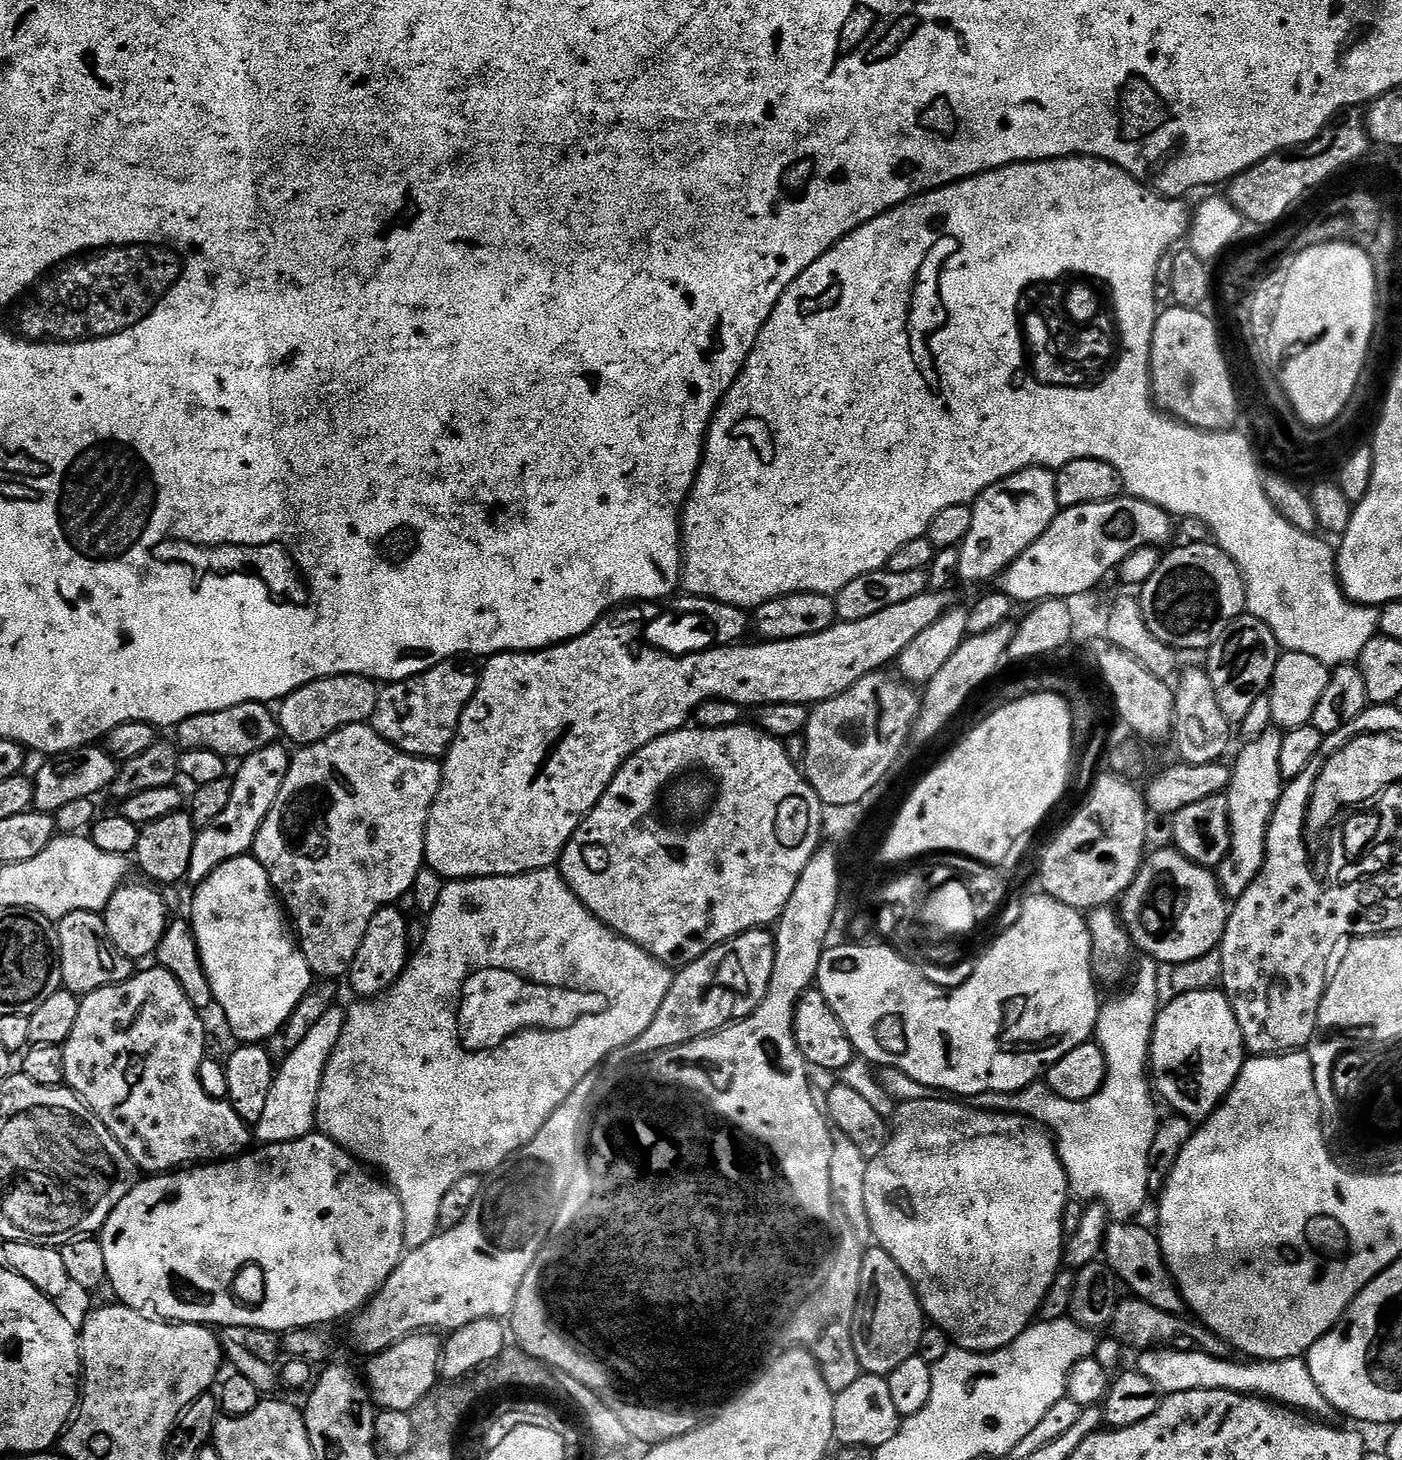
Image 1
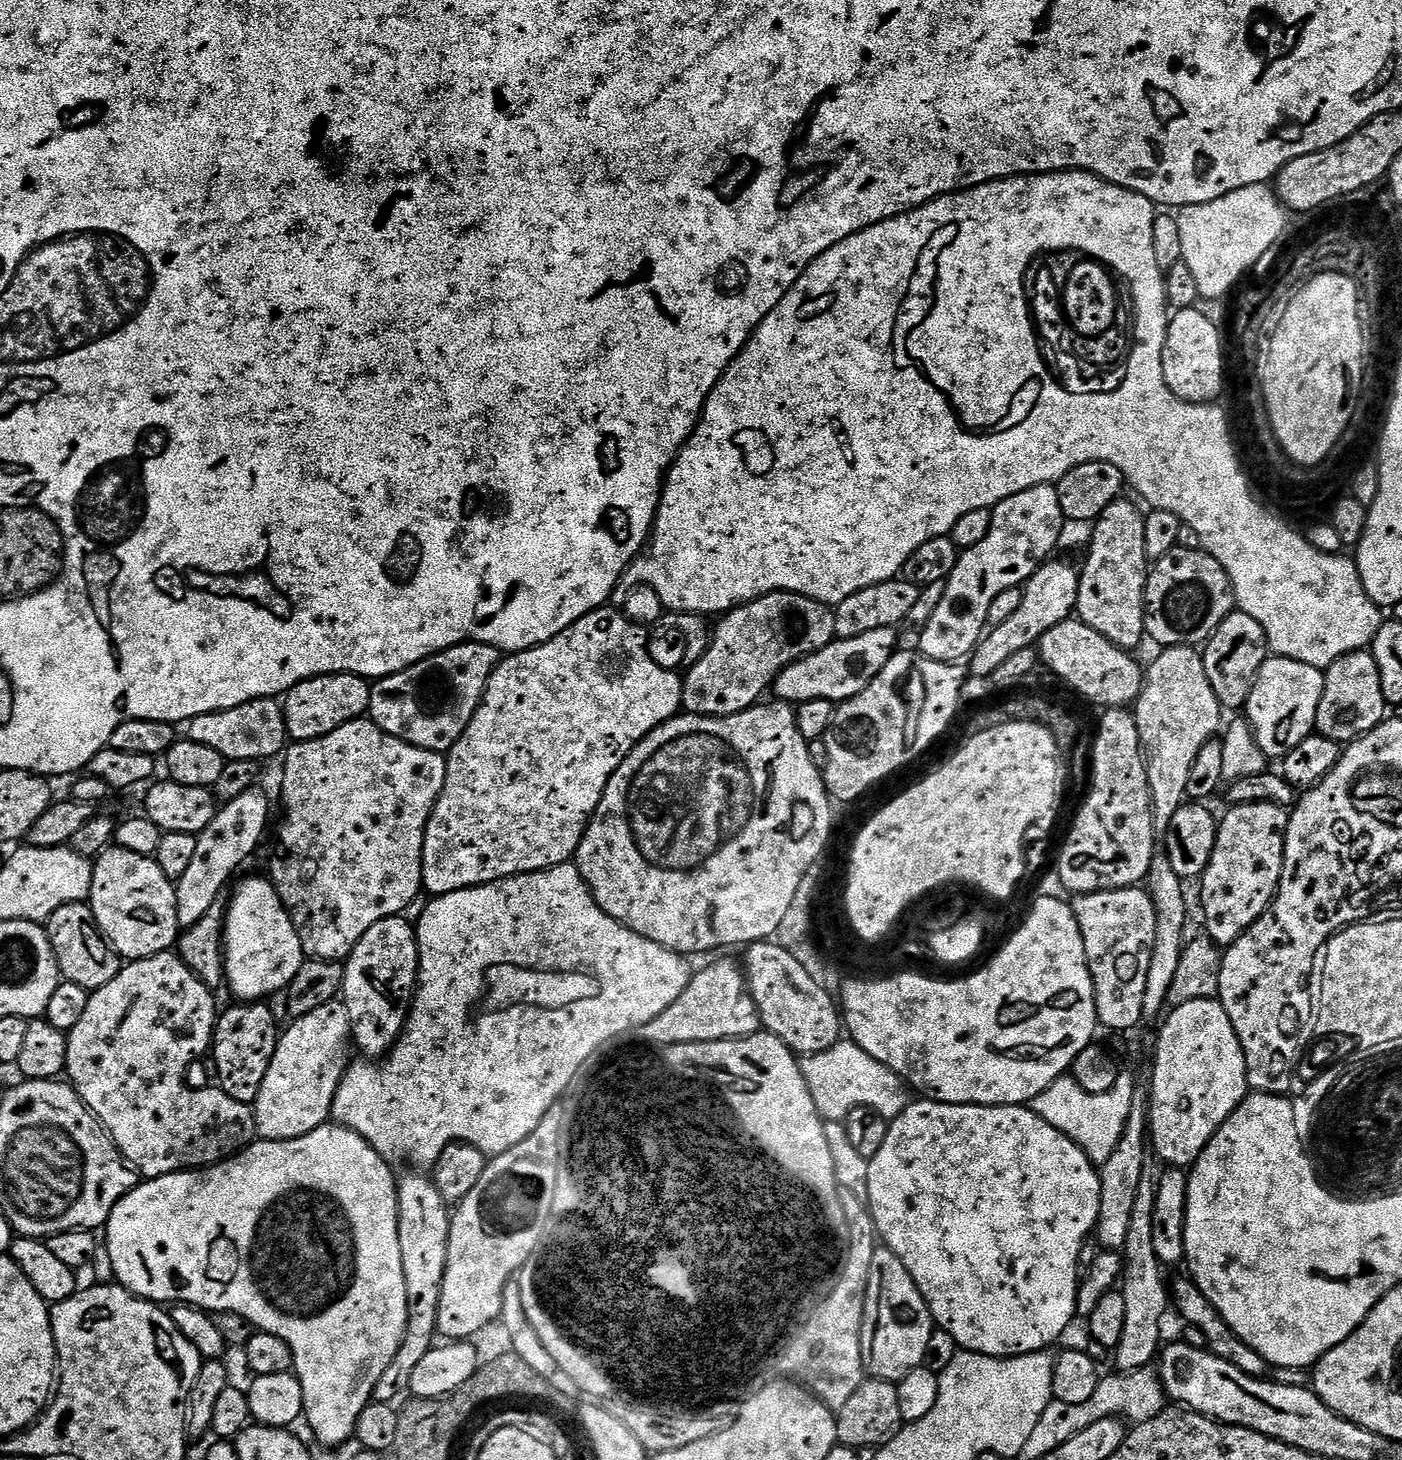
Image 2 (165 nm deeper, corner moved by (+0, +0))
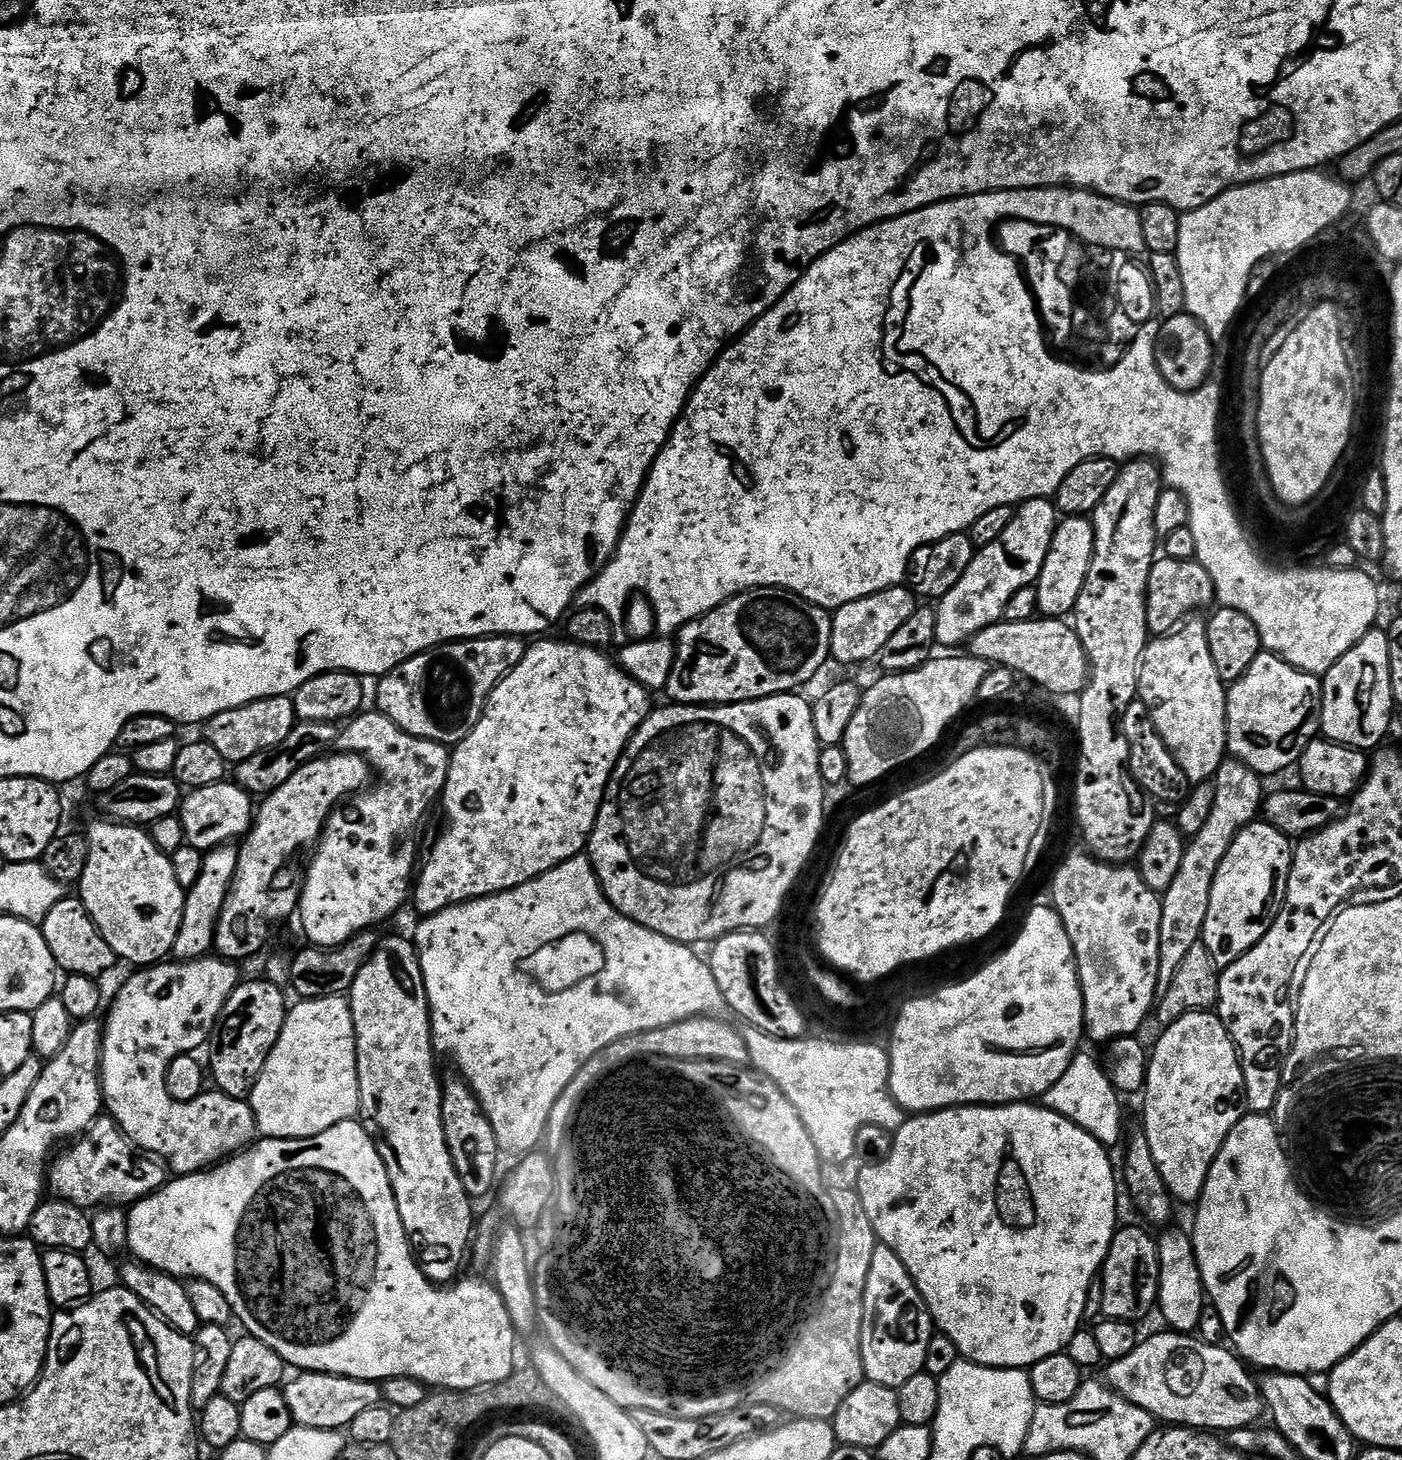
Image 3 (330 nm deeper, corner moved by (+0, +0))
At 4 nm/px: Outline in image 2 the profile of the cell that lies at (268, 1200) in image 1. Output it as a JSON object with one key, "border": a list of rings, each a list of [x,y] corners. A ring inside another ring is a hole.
{"border":[[[329,1122],[314,1129],[310,1134],[306,1134],[302,1138],[294,1138],[293,1140],[262,1140],[257,1139],[248,1145],[243,1152],[229,1156],[214,1164],[199,1170],[185,1170],[183,1172],[171,1172],[165,1176],[159,1176],[153,1180],[144,1180],[136,1185],[132,1191],[127,1192],[121,1200],[114,1206],[114,1210],[110,1214],[106,1225],[106,1233],[108,1232],[108,1241],[106,1247],[110,1254],[110,1262],[114,1262],[114,1274],[116,1275],[115,1283],[121,1288],[127,1288],[128,1291],[141,1296],[144,1300],[151,1300],[153,1304],[161,1306],[175,1306],[177,1304],[190,1304],[193,1308],[202,1308],[209,1314],[219,1314],[222,1312],[233,1312],[234,1314],[242,1314],[242,1318],[250,1318],[252,1325],[261,1332],[269,1332],[278,1338],[282,1338],[282,1342],[286,1342],[292,1351],[292,1362],[294,1365],[294,1375],[299,1378],[302,1386],[302,1394],[304,1395],[304,1414],[303,1419],[308,1420],[308,1424],[312,1427],[312,1432],[324,1444],[344,1444],[350,1441],[356,1434],[356,1423],[358,1422],[362,1410],[366,1405],[373,1403],[376,1387],[382,1378],[382,1374],[386,1374],[386,1366],[390,1366],[390,1362],[394,1362],[394,1356],[398,1354],[398,1350],[404,1342],[404,1335],[408,1326],[408,1291],[406,1290],[406,1274],[402,1270],[402,1246],[398,1244],[398,1218],[400,1217],[400,1198],[398,1195],[398,1180],[390,1169],[389,1161],[385,1160],[372,1149],[366,1141],[359,1136],[354,1130],[343,1128],[341,1124]]]}

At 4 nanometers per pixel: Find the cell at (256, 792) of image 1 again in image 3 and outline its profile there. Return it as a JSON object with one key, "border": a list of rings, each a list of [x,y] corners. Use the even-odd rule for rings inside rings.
{"border":[[[225,846],[207,853],[202,866],[202,874],[198,874],[198,882],[187,889],[184,898],[184,913],[178,930],[178,938],[172,947],[172,956],[177,961],[187,962],[201,959],[213,951],[212,943],[218,926],[218,918],[222,914],[222,906],[226,902],[226,894],[232,885],[232,879],[238,866],[239,847]]]}

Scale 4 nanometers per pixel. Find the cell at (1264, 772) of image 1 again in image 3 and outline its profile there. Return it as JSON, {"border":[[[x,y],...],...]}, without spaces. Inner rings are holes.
{"border":[[[1267,822],[1247,824],[1234,838],[1210,890],[1210,910],[1206,910],[1202,943],[1223,970],[1238,962],[1270,930],[1284,903],[1286,886],[1292,869],[1294,844]]]}

